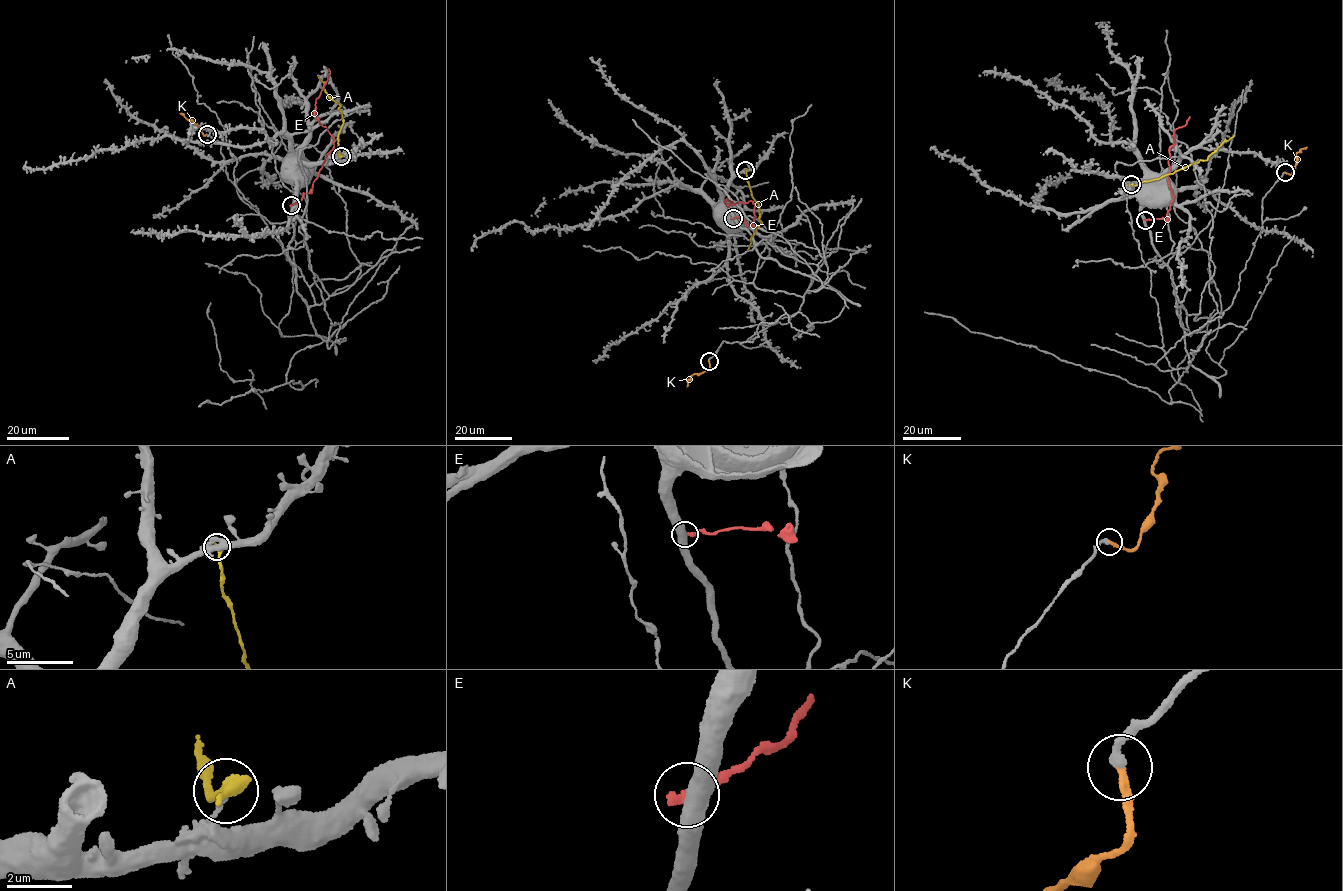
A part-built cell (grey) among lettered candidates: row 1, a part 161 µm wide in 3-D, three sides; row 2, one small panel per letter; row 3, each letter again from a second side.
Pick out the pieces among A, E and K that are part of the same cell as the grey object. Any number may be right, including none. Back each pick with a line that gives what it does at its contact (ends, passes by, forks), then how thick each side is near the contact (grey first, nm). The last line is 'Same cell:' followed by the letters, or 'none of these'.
K: It ends there. Thickness 260 nm (grey) against 280 nm
Same cell: K

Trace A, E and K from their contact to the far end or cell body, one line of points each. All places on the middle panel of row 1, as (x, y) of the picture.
A: (746, 170), (762, 223), (750, 239), (747, 250)
E: (733, 218), (739, 217), (751, 226), (755, 204), (751, 200), (728, 206), (725, 203), (727, 199), (731, 204)
K: (709, 361), (710, 368), (691, 376), (687, 386)

